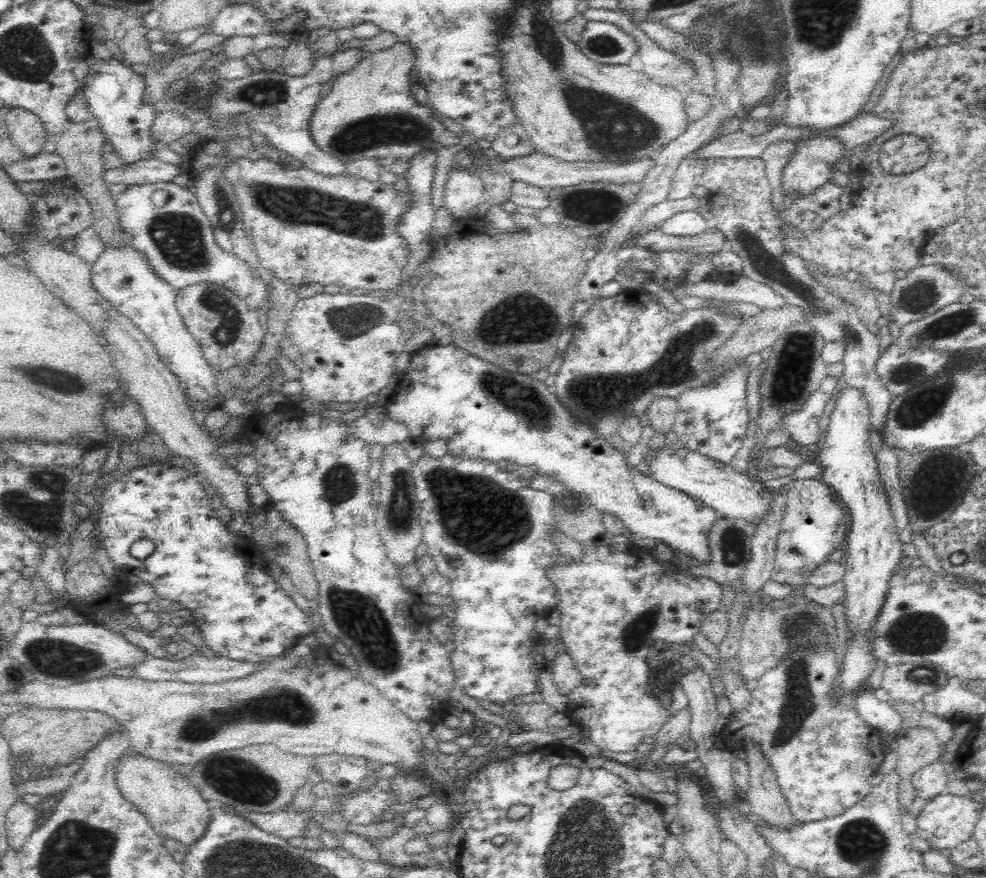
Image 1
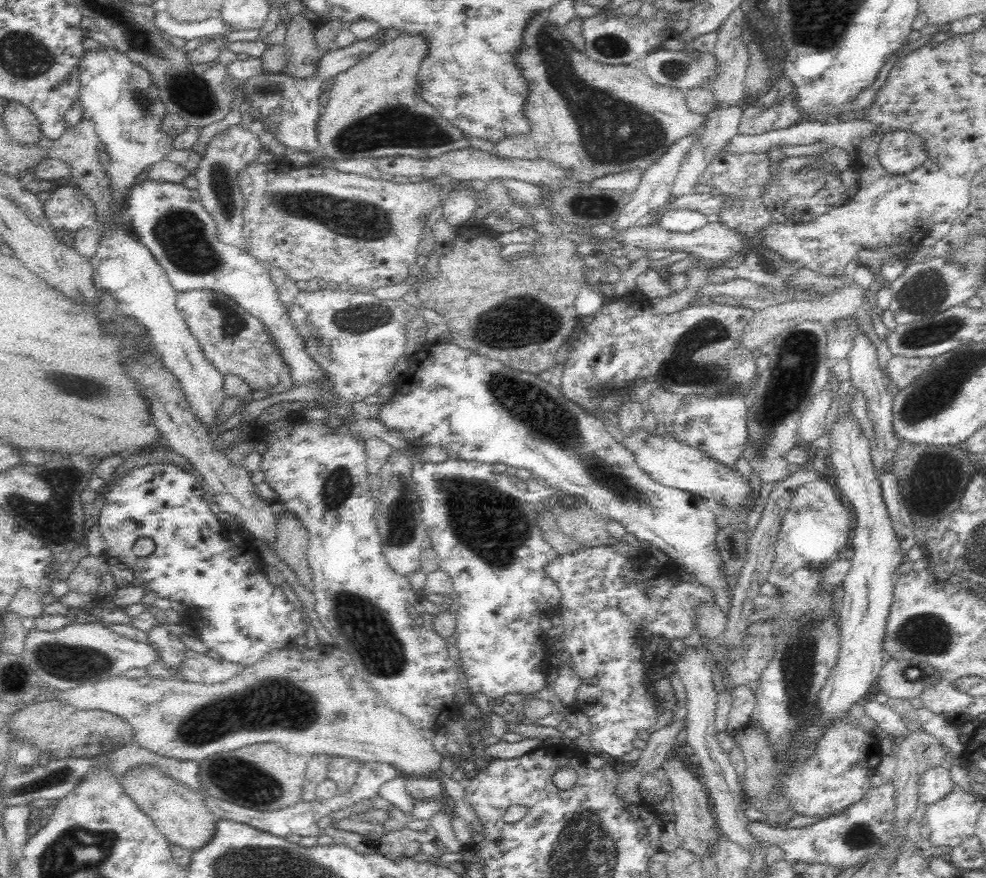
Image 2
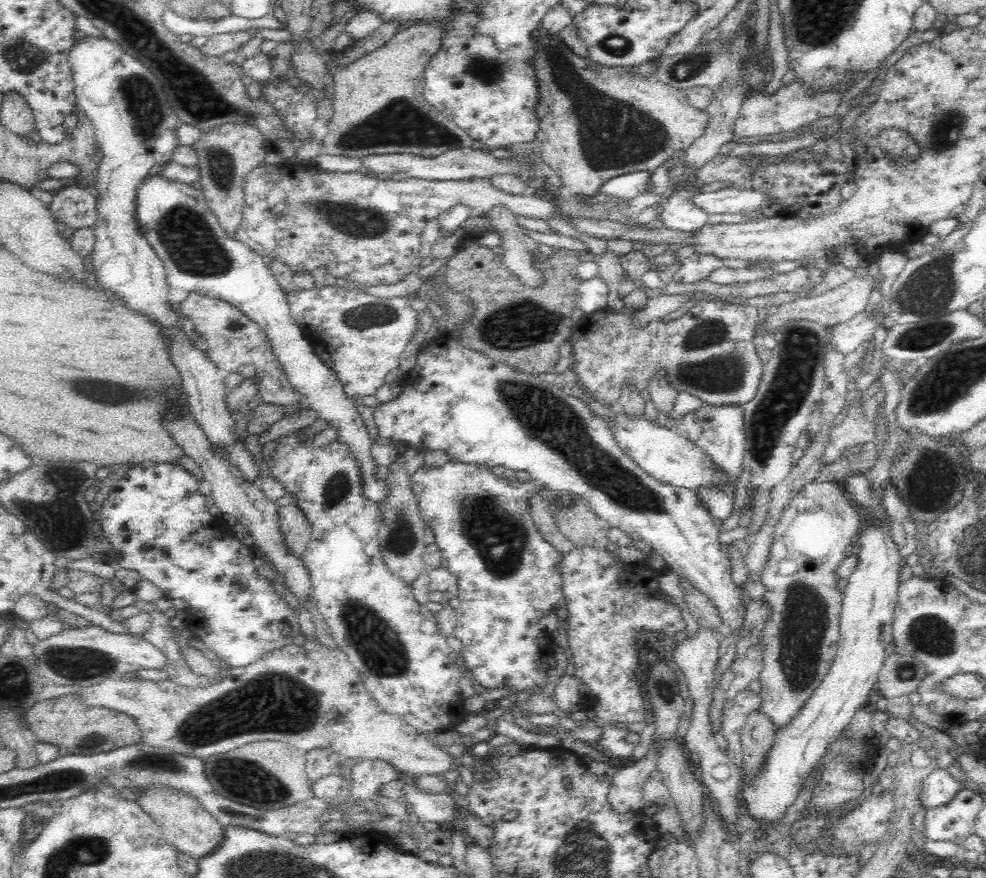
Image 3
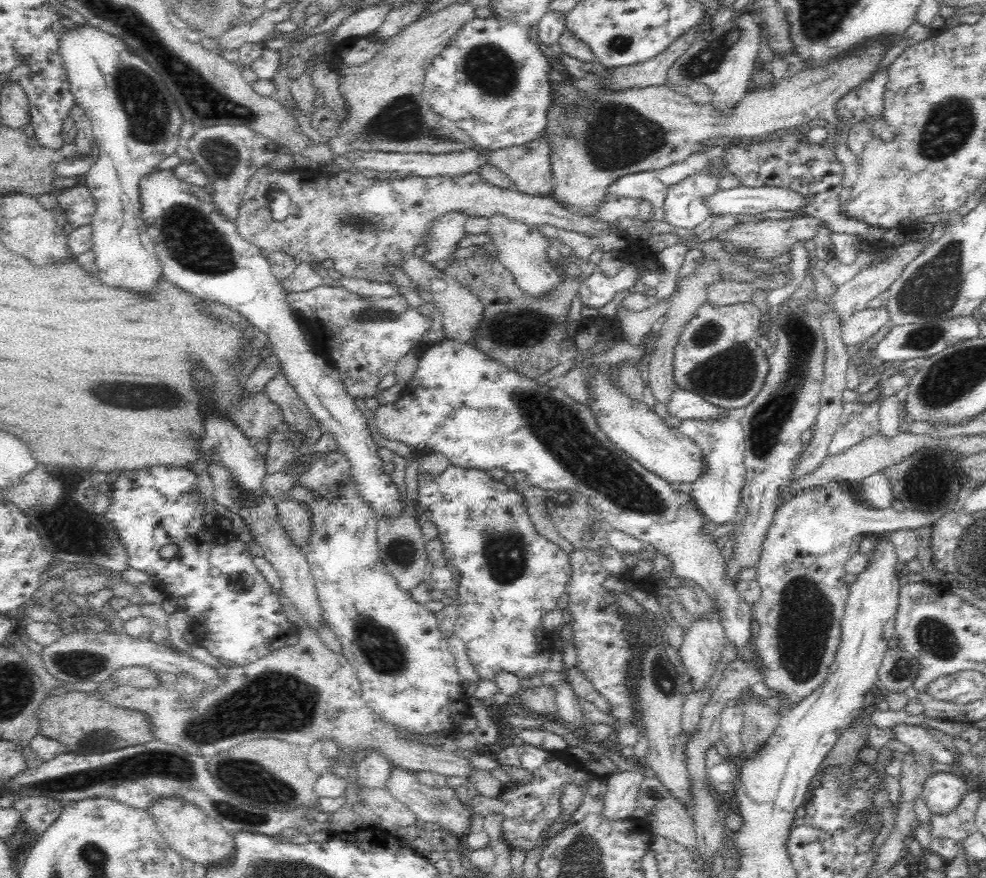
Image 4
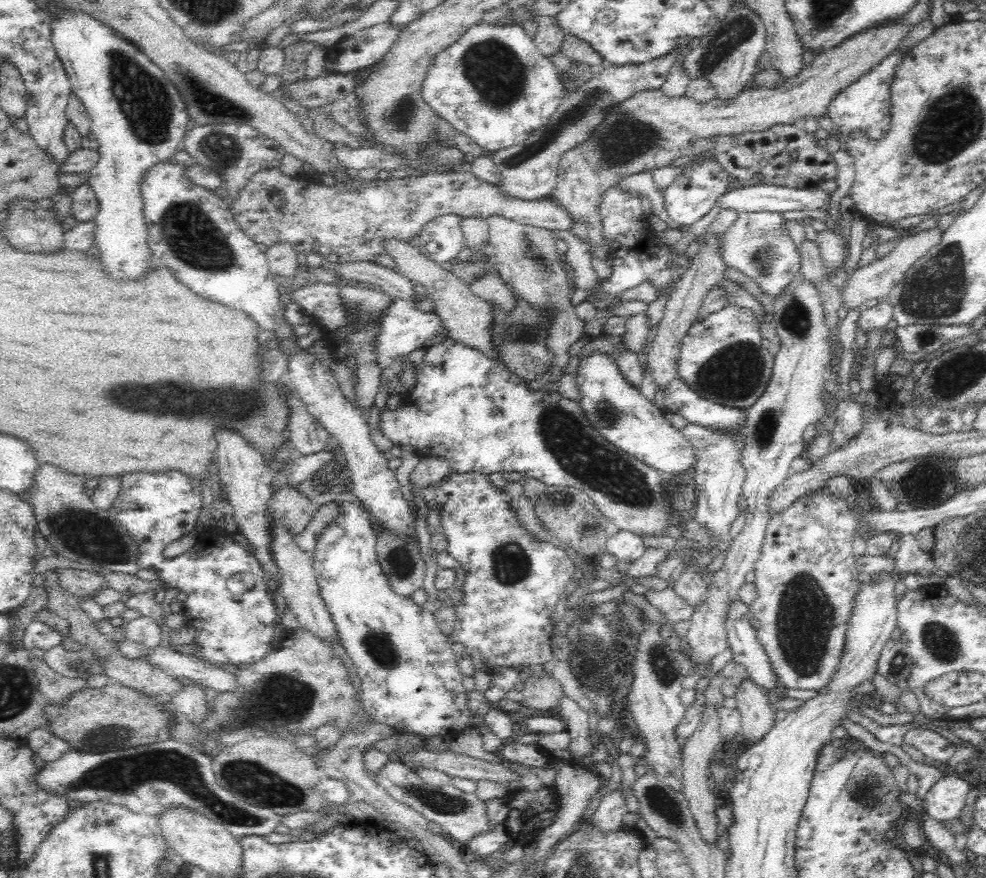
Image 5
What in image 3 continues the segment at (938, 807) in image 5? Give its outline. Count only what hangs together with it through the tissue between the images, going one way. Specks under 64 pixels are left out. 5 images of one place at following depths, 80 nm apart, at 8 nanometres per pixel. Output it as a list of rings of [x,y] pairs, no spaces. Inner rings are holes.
[[[940,768],[930,771],[930,774],[922,780],[922,785],[919,799],[926,809],[950,802],[952,796],[960,790],[958,780],[955,780],[947,769]]]

